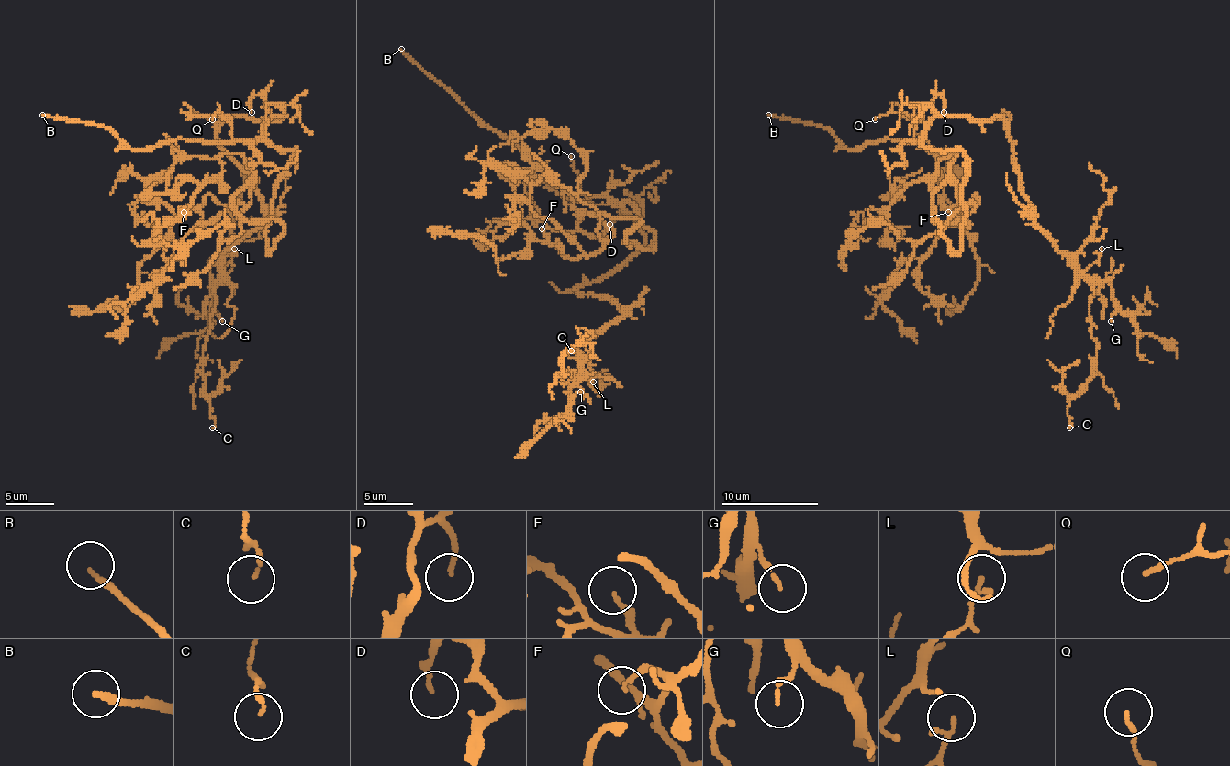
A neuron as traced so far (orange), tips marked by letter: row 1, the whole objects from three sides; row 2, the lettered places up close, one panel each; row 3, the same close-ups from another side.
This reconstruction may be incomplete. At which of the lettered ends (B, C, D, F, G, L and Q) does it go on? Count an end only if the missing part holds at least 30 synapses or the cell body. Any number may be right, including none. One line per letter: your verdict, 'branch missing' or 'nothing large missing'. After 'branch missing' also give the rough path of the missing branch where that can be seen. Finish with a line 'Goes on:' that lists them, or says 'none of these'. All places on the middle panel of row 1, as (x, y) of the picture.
B: branch missing
C: nothing large missing
D: nothing large missing
F: branch missing | (542, 228), (542, 219), (534, 214), (515, 209), (500, 212), (466, 190), (471, 234)
G: nothing large missing
L: nothing large missing
Q: nothing large missing
Goes on: B, F

